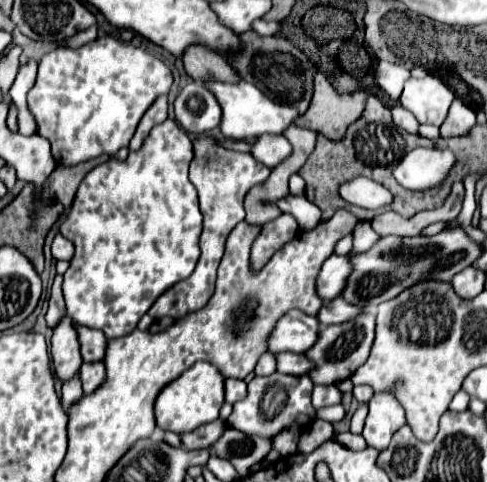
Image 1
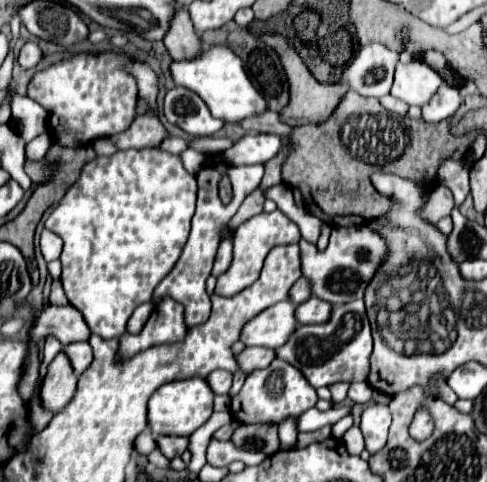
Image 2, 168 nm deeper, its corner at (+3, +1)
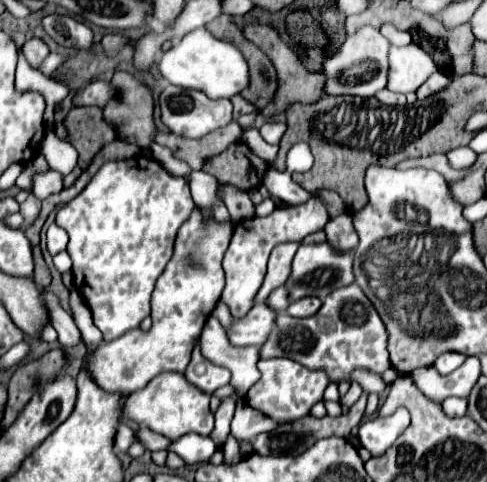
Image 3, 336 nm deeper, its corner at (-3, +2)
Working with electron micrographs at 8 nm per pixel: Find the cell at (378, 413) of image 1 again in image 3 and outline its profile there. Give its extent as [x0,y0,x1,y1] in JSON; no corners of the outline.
[358,409,410,455]

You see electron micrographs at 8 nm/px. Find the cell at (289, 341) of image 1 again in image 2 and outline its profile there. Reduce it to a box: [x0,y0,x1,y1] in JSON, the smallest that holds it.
[240,302,296,348]

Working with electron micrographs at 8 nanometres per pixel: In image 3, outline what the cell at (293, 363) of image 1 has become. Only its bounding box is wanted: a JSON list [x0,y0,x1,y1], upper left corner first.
[200,317,260,397]

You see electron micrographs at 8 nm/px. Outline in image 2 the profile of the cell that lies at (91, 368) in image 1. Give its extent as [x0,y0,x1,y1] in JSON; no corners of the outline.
[64,342,92,374]

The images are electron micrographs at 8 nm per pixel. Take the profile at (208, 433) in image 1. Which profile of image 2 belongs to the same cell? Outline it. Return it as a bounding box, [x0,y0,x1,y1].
[156,436,188,460]

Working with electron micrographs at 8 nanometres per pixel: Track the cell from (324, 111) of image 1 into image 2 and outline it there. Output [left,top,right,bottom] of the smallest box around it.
[262,34,348,128]

